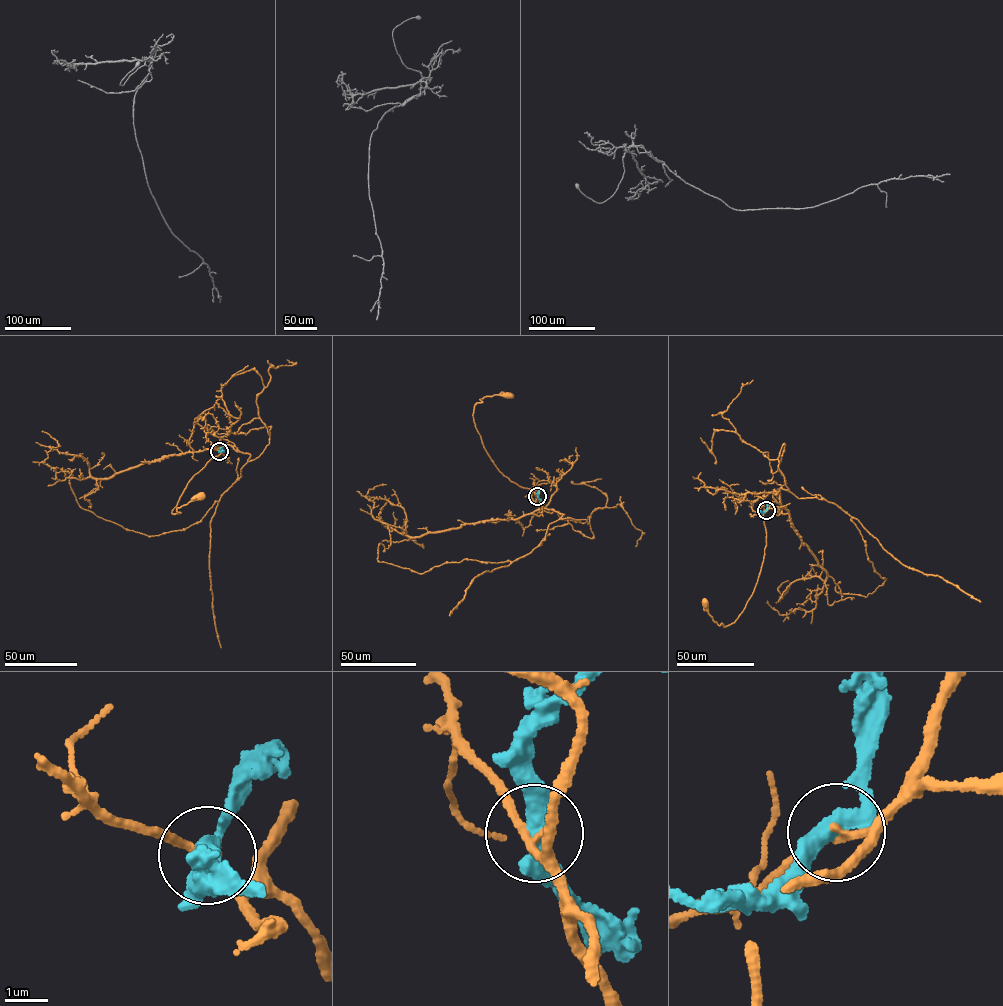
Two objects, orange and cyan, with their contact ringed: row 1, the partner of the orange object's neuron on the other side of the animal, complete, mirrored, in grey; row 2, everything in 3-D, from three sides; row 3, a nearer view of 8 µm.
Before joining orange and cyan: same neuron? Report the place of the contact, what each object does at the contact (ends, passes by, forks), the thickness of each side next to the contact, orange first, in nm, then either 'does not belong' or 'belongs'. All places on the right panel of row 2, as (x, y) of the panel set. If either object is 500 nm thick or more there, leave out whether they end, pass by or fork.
place (766, 510); orange passes by; cyan passes by; calibres 170 and 400 nm; does not belong

